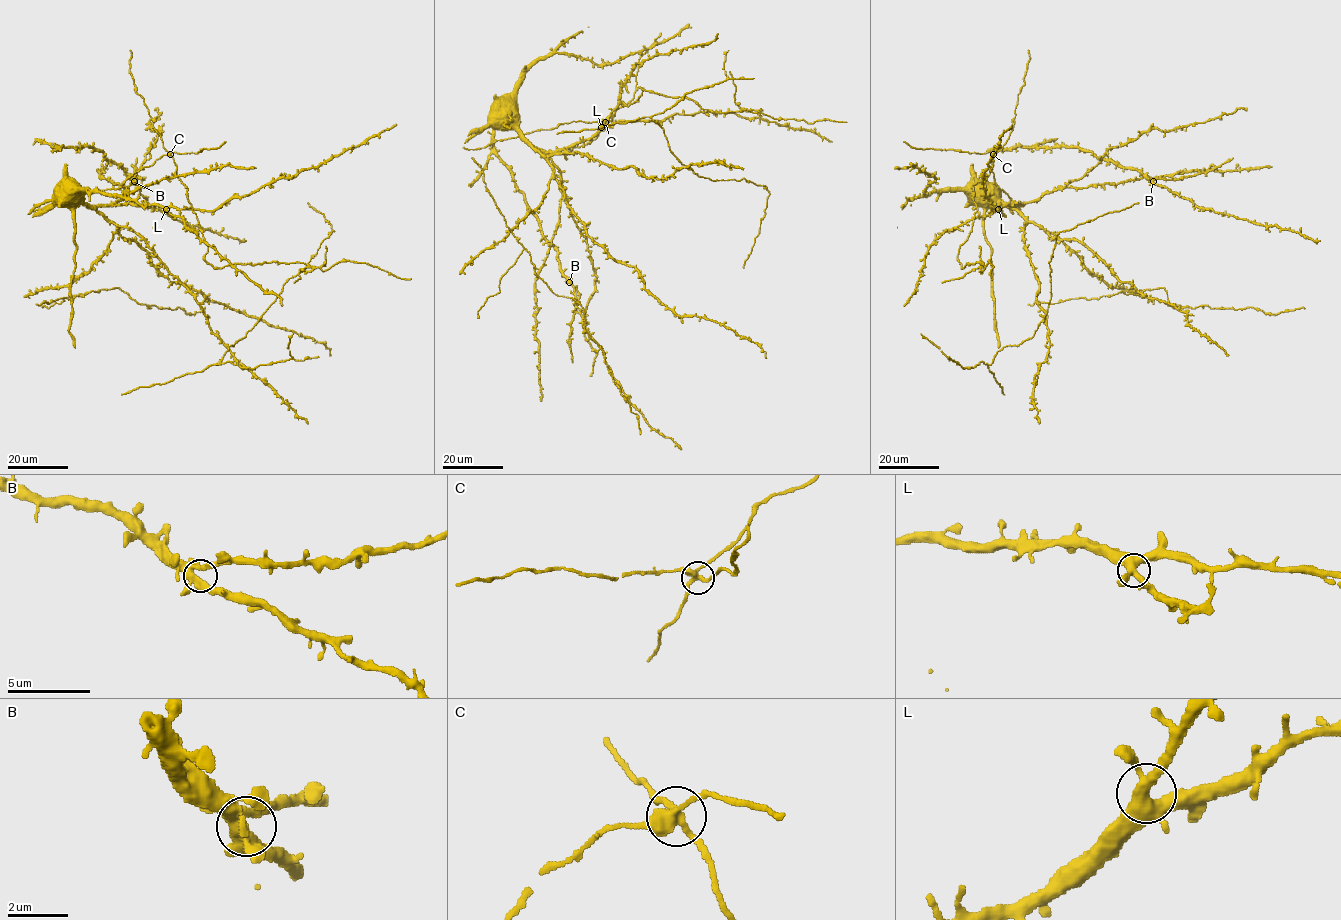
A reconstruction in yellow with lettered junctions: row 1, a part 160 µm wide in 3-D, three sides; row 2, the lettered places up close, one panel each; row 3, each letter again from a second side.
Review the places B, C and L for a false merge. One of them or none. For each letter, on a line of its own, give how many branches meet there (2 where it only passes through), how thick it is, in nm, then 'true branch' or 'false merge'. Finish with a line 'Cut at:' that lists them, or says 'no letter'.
B: branches 4; calibre 420 nm; true branch
C: branches 4; calibre 320 nm; false merge
L: branches 4; calibre 400 nm; true branch
Cut at: C

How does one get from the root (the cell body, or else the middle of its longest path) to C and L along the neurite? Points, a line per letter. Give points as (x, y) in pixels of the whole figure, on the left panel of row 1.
C: (67, 181), (58, 184), (52, 199), (38, 204), (28, 214), (91, 191), (118, 188), (135, 172), (170, 154)
L: (67, 181), (79, 187), (80, 199), (92, 206), (160, 205), (166, 209)

